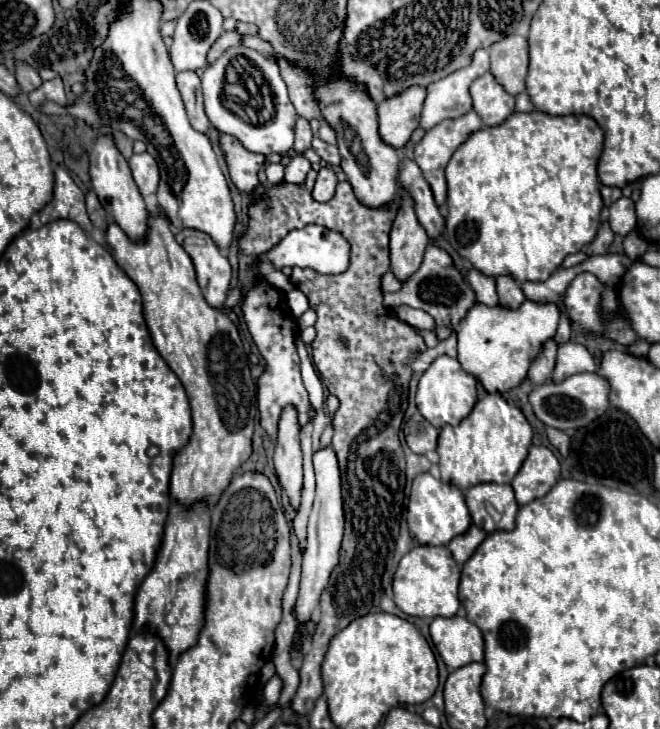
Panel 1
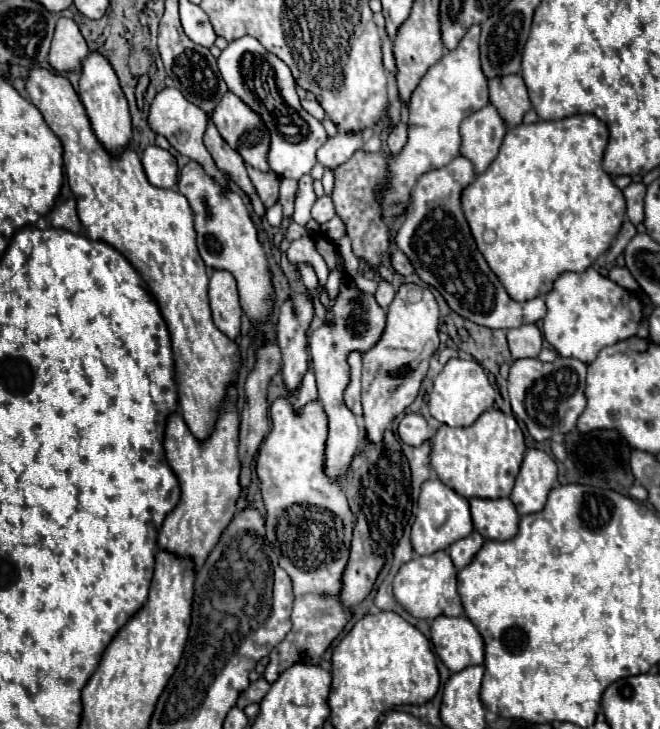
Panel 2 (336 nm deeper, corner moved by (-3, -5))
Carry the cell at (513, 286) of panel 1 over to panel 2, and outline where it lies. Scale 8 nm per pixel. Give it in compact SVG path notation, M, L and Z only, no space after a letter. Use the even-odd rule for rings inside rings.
M523 324L519 328L507 330L507 342L511 352L511 361L500 366L500 375L507 379L512 362L521 358L537 358L543 348L541 330L535 324Z

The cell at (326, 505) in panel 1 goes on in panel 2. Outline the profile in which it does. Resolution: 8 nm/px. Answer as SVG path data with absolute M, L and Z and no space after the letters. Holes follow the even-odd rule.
M345 278L341 284L341 294L337 298L337 304L327 310L327 322L325 326L317 328L309 336L309 350L313 358L313 372L317 378L317 390L319 390L319 402L323 404L323 410L327 412L329 420L329 436L325 444L325 464L323 470L331 480L345 480L345 474L349 470L349 464L363 440L363 432L359 428L359 422L351 414L351 410L343 402L343 390L349 382L349 364L347 354L351 350L367 352L381 336L385 328L385 310L375 302L375 296L363 294L357 290L351 278ZM329 320L335 320L335 326L329 326Z

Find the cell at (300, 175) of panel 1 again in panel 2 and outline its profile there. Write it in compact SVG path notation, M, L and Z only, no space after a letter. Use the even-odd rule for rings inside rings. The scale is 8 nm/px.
M349 132L349 134L337 134L335 138L329 138L317 152L317 162L325 168L337 168L339 164L347 162L353 152L357 152L363 146L363 134L361 132Z

